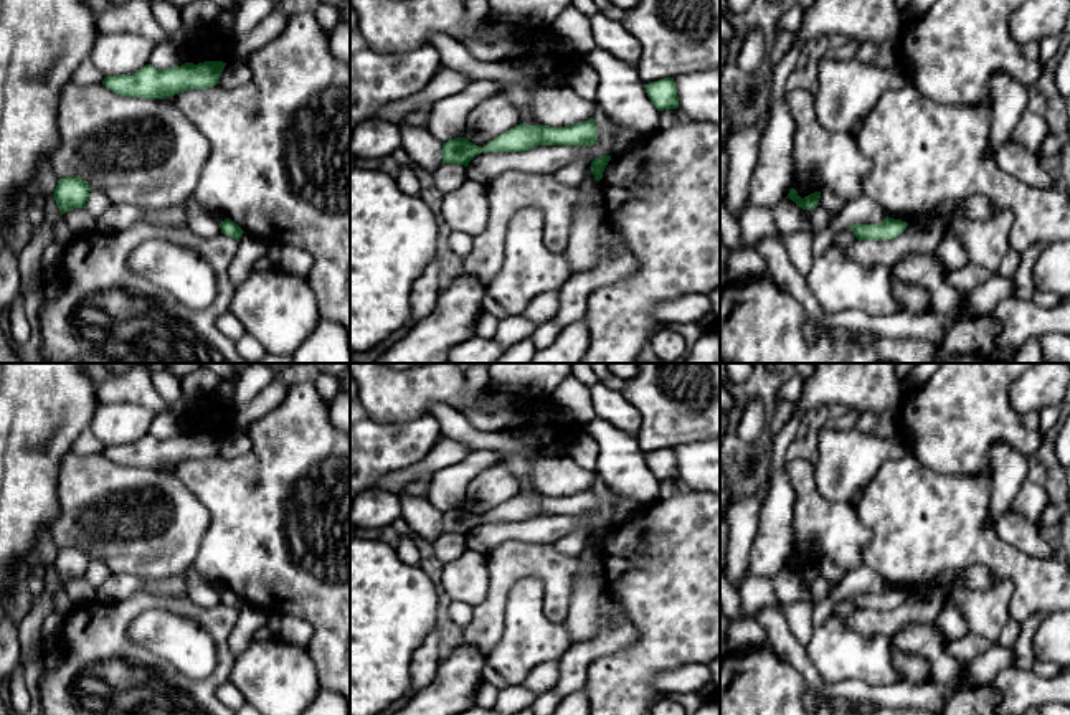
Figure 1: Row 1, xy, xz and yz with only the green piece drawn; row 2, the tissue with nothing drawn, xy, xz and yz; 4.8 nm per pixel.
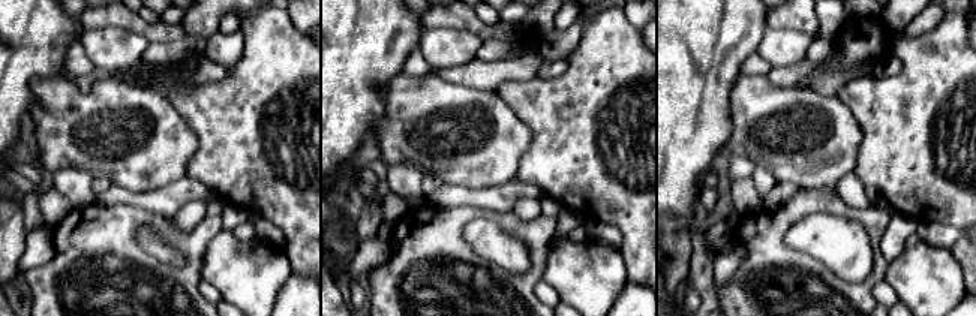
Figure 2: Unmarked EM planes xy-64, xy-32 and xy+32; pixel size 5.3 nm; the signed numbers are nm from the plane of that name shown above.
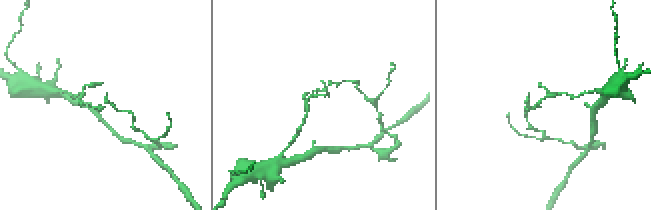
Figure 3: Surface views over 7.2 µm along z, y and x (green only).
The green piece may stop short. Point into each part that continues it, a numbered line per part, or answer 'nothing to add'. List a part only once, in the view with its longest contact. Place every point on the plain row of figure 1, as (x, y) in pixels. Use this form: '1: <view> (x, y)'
nothing to add

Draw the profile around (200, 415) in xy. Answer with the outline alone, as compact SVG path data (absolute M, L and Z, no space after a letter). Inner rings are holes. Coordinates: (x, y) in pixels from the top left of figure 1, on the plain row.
M200 396L187 401L177 418L187 426L187 433L223 431L230 410L211 398Z

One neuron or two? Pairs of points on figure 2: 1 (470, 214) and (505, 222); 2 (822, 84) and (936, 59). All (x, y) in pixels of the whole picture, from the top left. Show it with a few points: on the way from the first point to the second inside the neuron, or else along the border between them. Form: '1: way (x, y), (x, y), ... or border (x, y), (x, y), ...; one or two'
1: way (479, 214), (496, 217); one
2: border (865, 74), (852, 78), (835, 95); two

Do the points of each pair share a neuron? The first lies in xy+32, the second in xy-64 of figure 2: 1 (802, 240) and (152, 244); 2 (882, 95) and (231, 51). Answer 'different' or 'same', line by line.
1: same
2: different

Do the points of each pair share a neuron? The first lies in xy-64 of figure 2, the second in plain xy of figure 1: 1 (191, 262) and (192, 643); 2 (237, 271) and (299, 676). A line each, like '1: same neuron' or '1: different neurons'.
1: different neurons
2: same neuron

